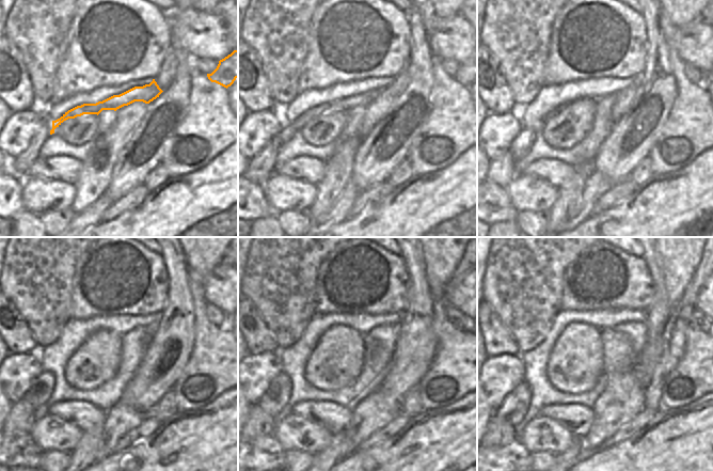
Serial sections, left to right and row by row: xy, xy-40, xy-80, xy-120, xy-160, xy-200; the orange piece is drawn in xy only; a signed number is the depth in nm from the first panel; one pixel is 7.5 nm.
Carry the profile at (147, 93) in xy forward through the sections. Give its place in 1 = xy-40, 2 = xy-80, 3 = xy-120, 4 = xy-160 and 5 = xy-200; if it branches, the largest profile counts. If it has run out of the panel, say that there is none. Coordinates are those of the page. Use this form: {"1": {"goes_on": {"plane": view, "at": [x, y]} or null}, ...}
{"1": {"goes_on": {"plane": "xy-40", "at": [286, 134]}}, "2": {"goes_on": {"plane": "xy-80", "at": [521, 144]}}, "3": {"goes_on": {"plane": "xy-120", "at": [38, 393]}}, "4": {"goes_on": {"plane": "xy-160", "at": [276, 396]}}, "5": {"goes_on": {"plane": "xy-200", "at": [512, 409]}}}

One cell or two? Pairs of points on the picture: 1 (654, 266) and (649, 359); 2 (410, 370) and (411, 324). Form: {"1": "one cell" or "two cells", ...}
{"1": "one cell", "2": "one cell"}

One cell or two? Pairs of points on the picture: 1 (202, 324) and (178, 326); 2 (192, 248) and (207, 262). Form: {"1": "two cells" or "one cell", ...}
{"1": "two cells", "2": "one cell"}

